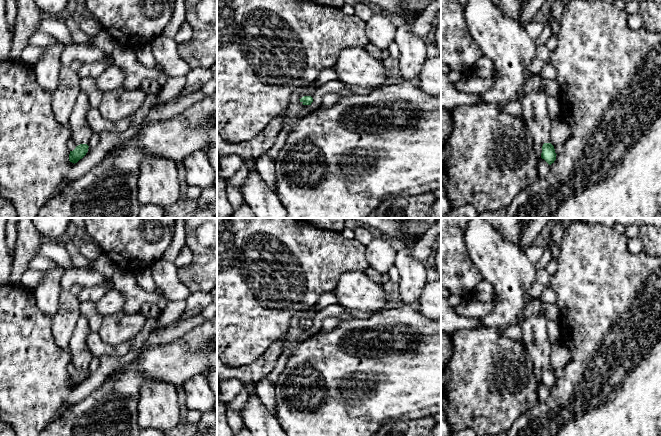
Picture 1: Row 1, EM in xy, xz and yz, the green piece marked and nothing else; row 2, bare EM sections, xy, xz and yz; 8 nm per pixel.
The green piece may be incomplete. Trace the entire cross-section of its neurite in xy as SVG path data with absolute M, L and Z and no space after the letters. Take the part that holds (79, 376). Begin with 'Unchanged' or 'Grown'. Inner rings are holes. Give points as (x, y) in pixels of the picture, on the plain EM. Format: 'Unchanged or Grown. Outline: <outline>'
Grown. Outline: M80 316L68 347L76 369L76 372L70 375L69 378L69 385L74 388L82 383L88 376L89 364L93 357L86 342L88 331L88 321L84 316Z

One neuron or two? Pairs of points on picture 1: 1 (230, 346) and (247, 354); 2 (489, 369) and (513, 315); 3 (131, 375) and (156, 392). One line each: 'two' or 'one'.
1: one
2: two
3: two

